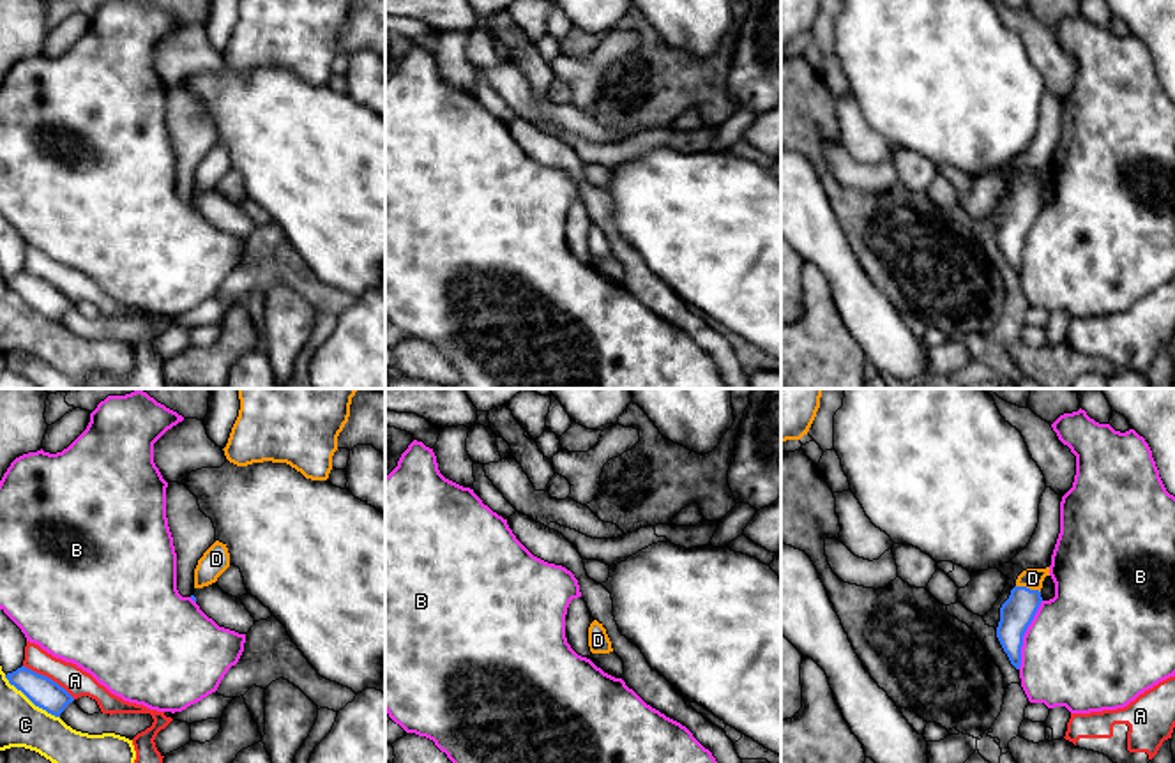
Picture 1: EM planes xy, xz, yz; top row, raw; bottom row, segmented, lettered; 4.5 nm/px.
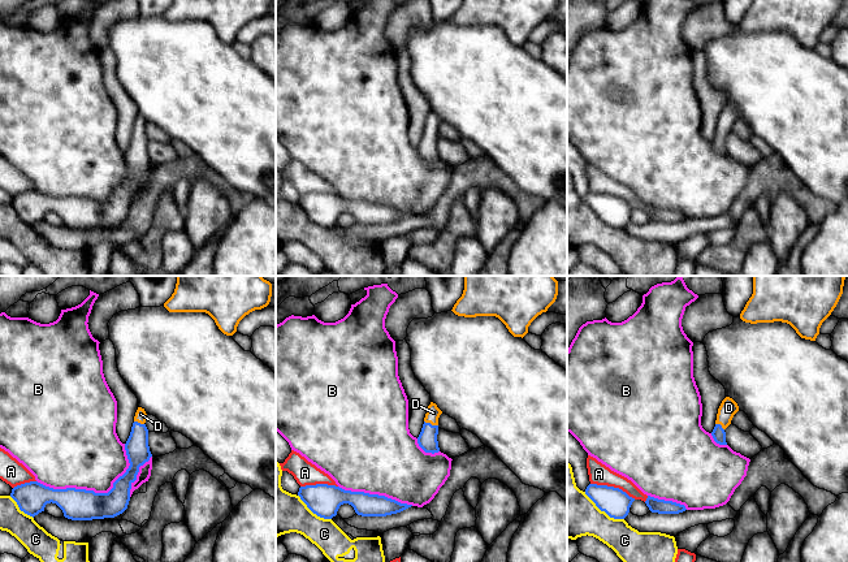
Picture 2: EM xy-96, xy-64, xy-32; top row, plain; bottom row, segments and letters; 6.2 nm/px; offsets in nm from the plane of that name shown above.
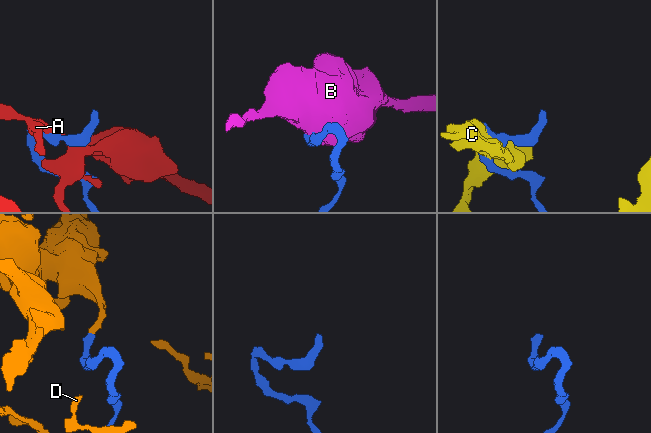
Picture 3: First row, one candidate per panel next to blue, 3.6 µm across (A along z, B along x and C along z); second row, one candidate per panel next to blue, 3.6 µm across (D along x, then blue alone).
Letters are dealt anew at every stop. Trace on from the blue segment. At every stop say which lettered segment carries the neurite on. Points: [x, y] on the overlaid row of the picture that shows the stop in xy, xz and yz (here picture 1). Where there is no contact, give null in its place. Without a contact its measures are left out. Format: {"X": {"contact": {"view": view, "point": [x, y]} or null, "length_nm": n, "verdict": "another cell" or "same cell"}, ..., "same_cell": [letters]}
{"A": {"contact": {"view": "xy", "point": [50, 679]}, "length_nm": 280, "verdict": "another cell"}, "B": {"contact": {"view": "yz", "point": [1023, 634]}, "length_nm": 340, "verdict": "another cell"}, "C": {"contact": {"view": "xy", "point": [30, 700]}, "length_nm": 320, "verdict": "another cell"}, "D": {"contact": {"view": "yz", "point": [1029, 589]}, "length_nm": 120, "verdict": "same cell"}, "same_cell": ["D"]}

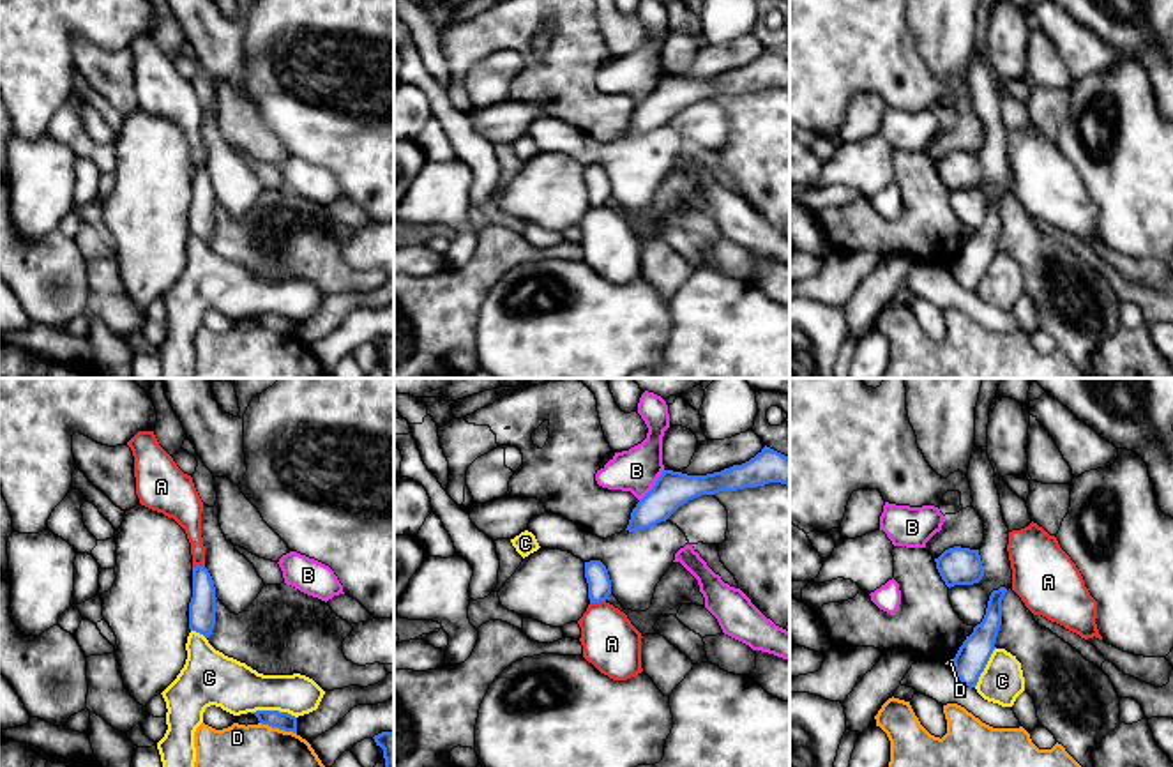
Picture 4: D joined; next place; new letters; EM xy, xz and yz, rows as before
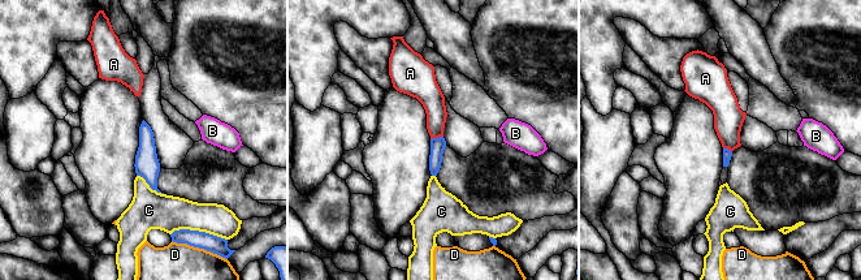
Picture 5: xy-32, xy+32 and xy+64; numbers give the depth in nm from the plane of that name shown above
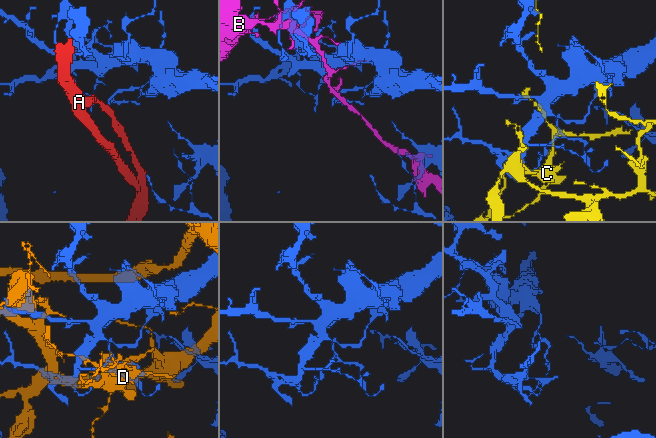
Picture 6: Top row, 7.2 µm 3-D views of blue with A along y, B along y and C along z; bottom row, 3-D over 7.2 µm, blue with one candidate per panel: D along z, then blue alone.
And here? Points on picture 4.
{"A": {"contact": {"view": "xz", "point": [597, 601]}, "length_nm": 70, "verdict": "another cell"}, "B": {"contact": {"view": "xz", "point": [654, 485]}, "length_nm": 190, "verdict": "another cell"}, "C": {"contact": {"view": "xy", "point": [274, 711]}, "length_nm": 220, "verdict": "another cell"}, "D": {"contact": {"view": "xy", "point": [278, 727]}, "length_nm": 180, "verdict": "another cell"}, "same_cell": []}

